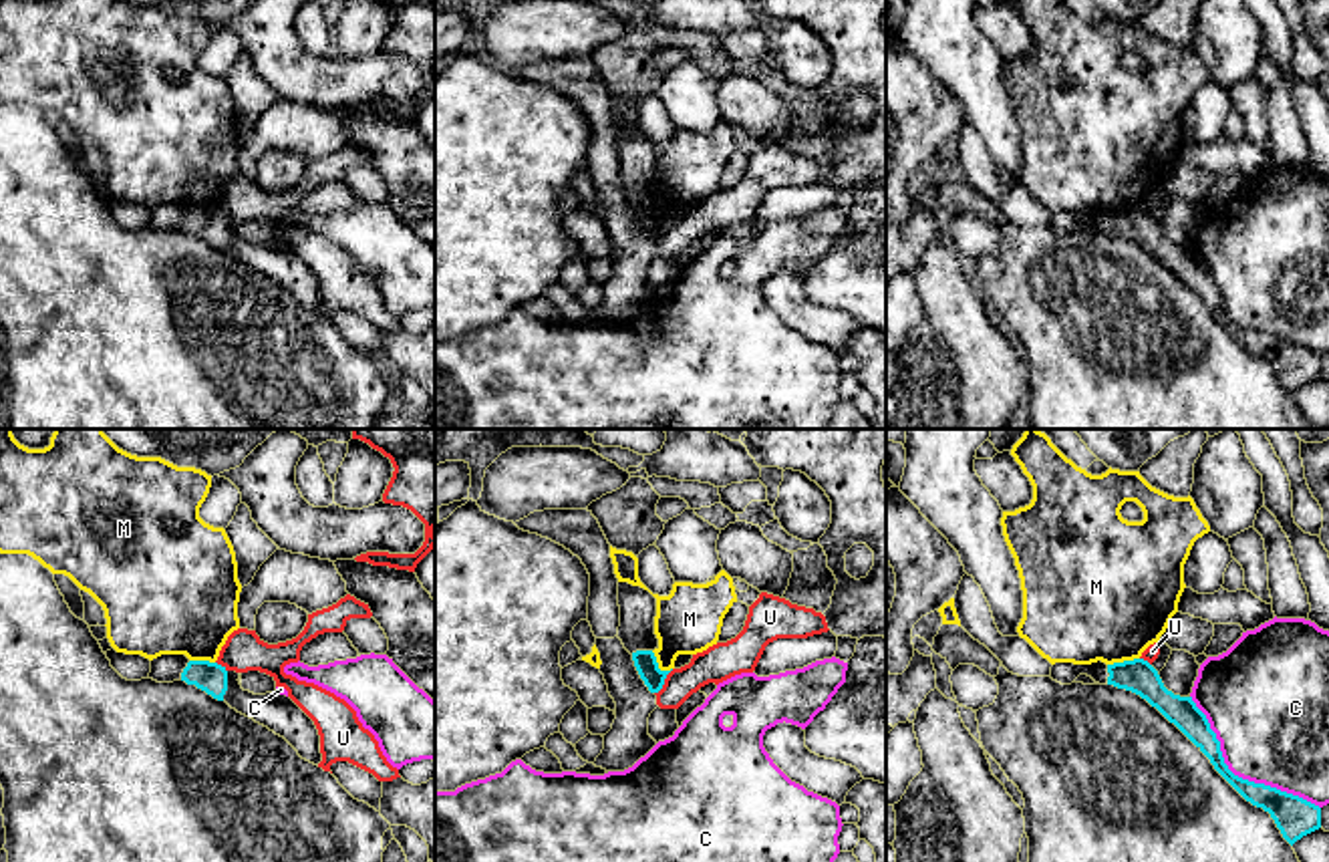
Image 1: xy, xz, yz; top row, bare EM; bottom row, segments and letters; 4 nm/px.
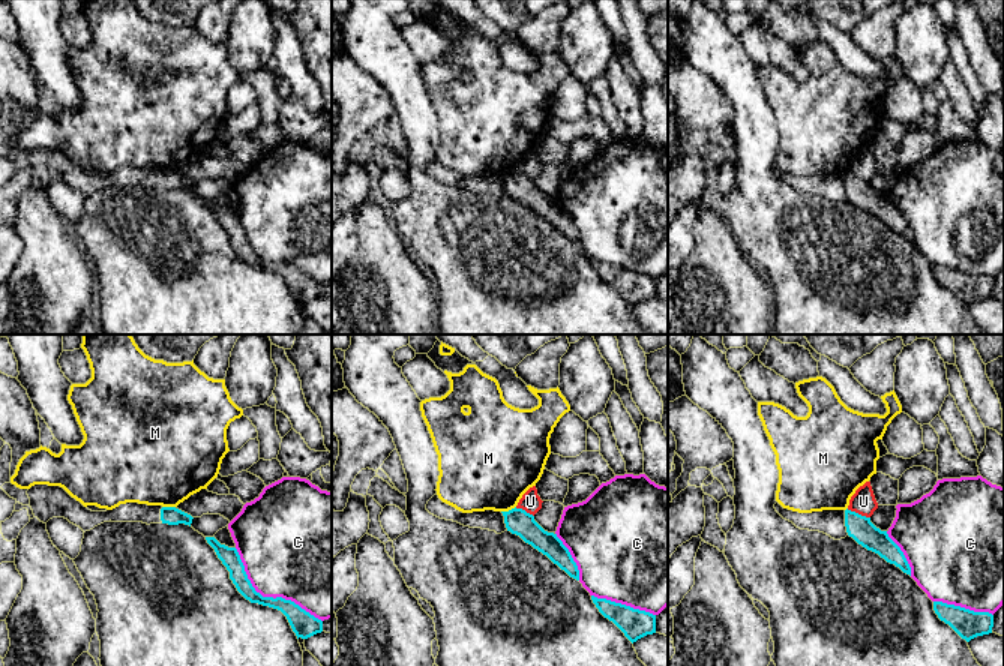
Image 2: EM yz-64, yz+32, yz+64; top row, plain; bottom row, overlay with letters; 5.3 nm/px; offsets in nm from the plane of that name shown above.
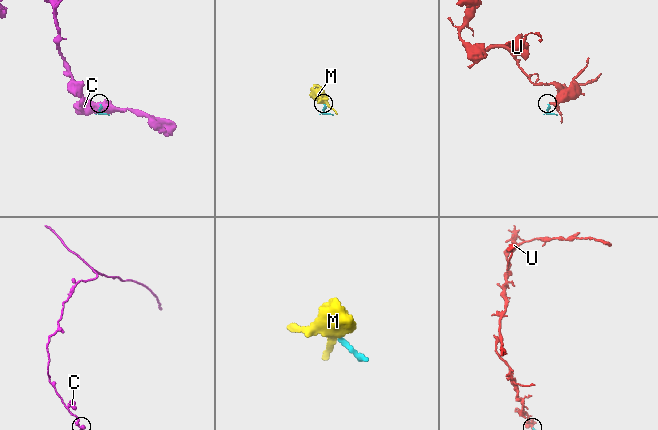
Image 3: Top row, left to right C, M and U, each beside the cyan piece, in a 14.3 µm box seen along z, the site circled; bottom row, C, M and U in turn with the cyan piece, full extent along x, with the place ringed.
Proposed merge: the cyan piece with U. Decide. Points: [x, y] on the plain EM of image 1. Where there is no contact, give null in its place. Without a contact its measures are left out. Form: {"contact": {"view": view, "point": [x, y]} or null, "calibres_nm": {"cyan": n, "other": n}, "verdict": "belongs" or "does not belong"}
{"contact": {"view": "xz", "point": [663, 230]}, "calibres_nm": {"cyan": 90, "other": 150}, "verdict": "does not belong"}

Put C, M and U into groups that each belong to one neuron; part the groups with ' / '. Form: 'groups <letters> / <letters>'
groups C / M / U

